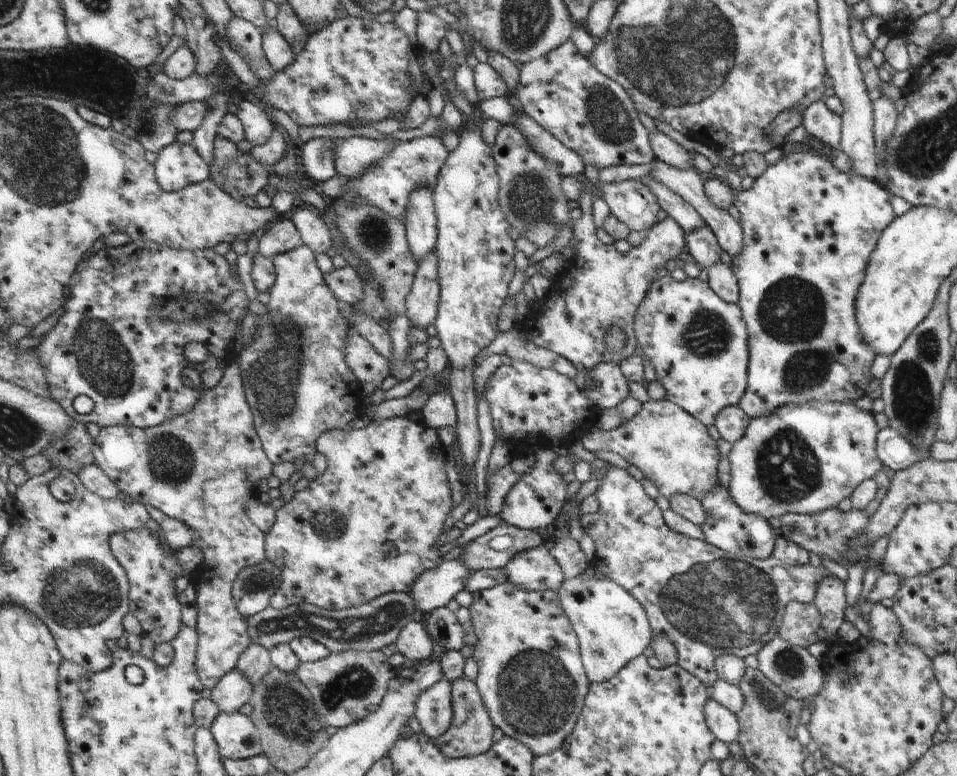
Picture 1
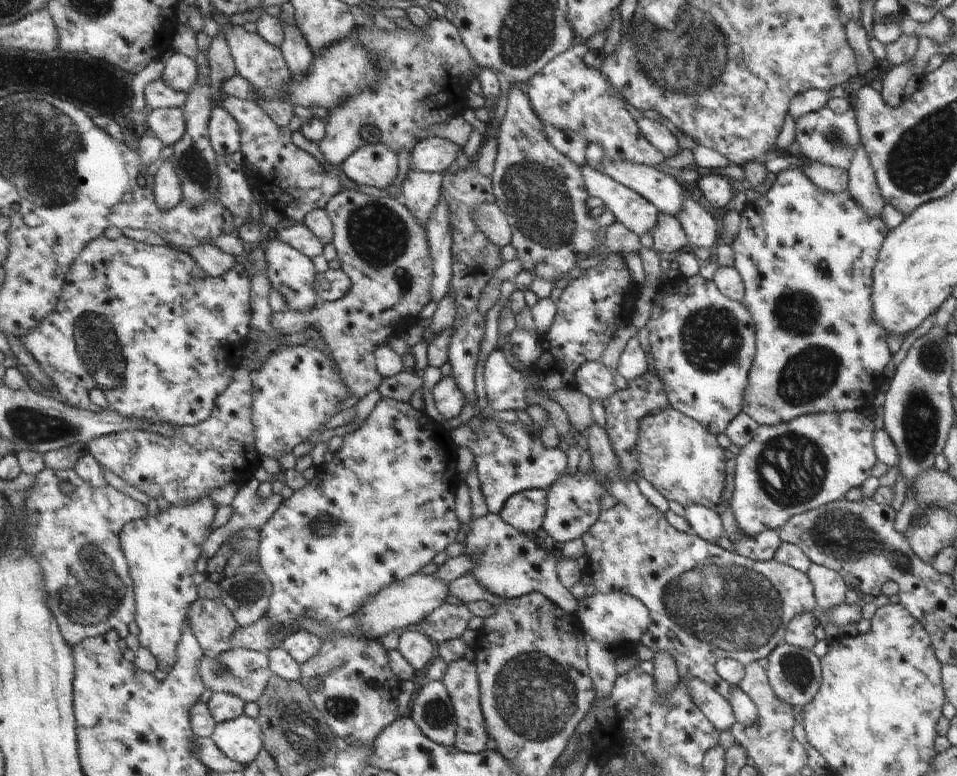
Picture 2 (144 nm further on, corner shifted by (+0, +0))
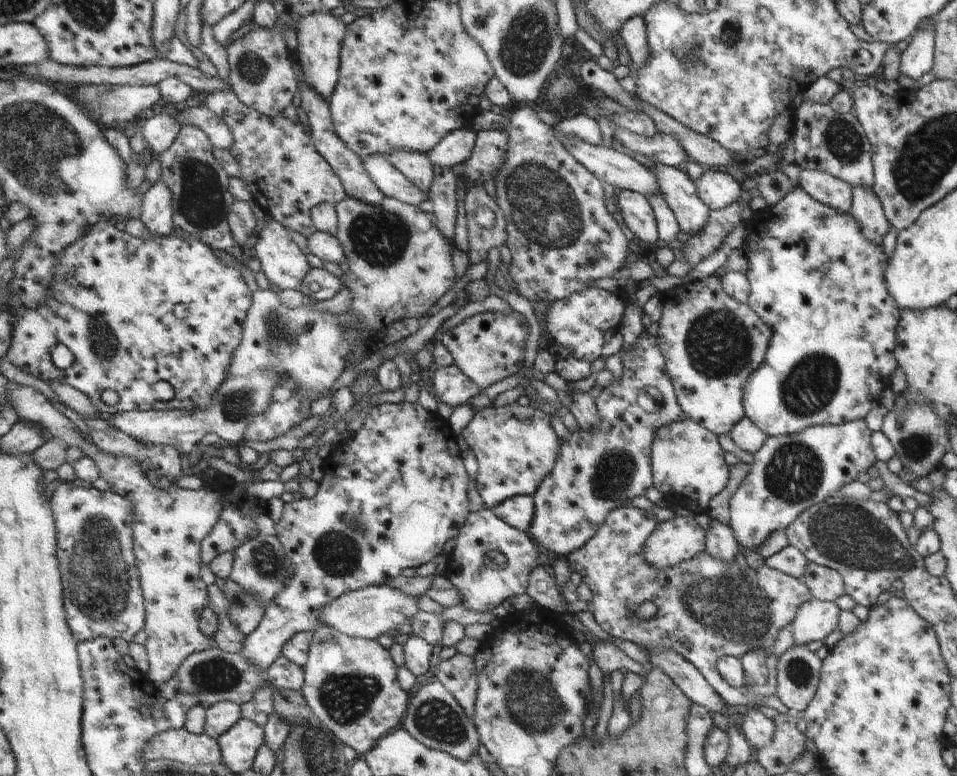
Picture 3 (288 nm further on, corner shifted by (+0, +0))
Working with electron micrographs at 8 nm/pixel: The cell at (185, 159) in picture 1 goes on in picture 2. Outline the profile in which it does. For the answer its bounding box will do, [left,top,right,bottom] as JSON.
[155,158,185,210]

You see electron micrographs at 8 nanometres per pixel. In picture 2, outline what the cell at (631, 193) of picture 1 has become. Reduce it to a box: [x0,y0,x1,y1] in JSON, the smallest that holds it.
[581,164,659,240]

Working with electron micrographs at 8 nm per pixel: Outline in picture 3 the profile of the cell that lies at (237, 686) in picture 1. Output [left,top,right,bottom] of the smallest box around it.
[207,702,243,740]

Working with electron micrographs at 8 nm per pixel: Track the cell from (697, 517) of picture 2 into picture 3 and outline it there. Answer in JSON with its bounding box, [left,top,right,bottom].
[705,518,739,562]

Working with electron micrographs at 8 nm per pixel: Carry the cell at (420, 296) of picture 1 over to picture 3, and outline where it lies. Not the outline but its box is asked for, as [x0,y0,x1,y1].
[431,168,457,248]

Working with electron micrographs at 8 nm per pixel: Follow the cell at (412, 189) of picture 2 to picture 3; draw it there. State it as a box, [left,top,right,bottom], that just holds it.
[387,152,435,192]

